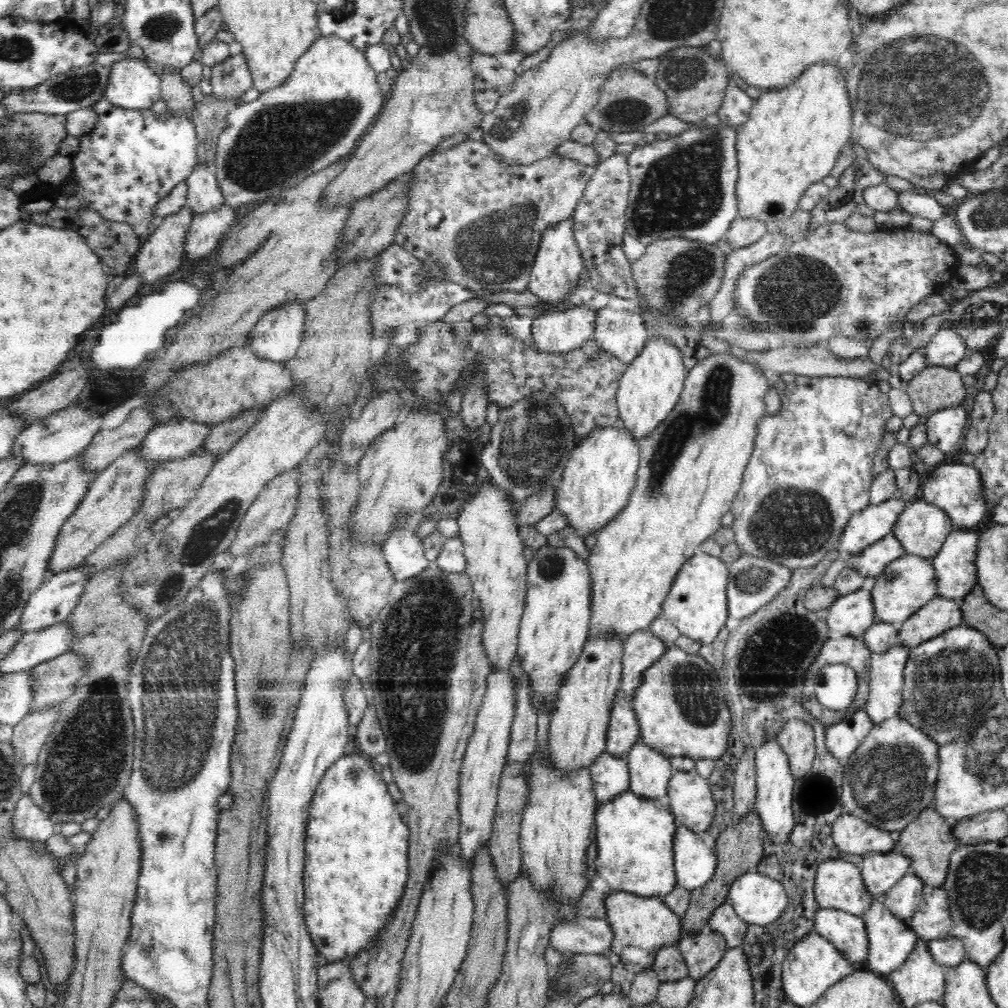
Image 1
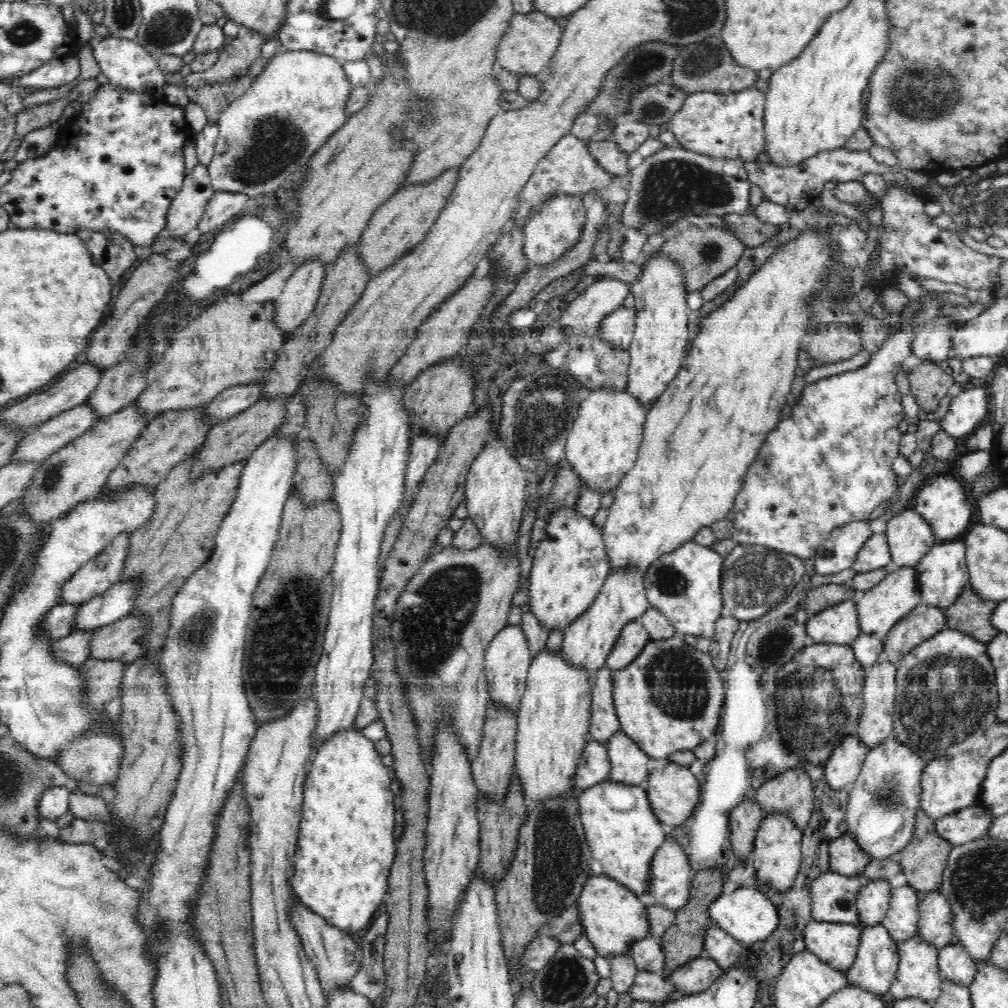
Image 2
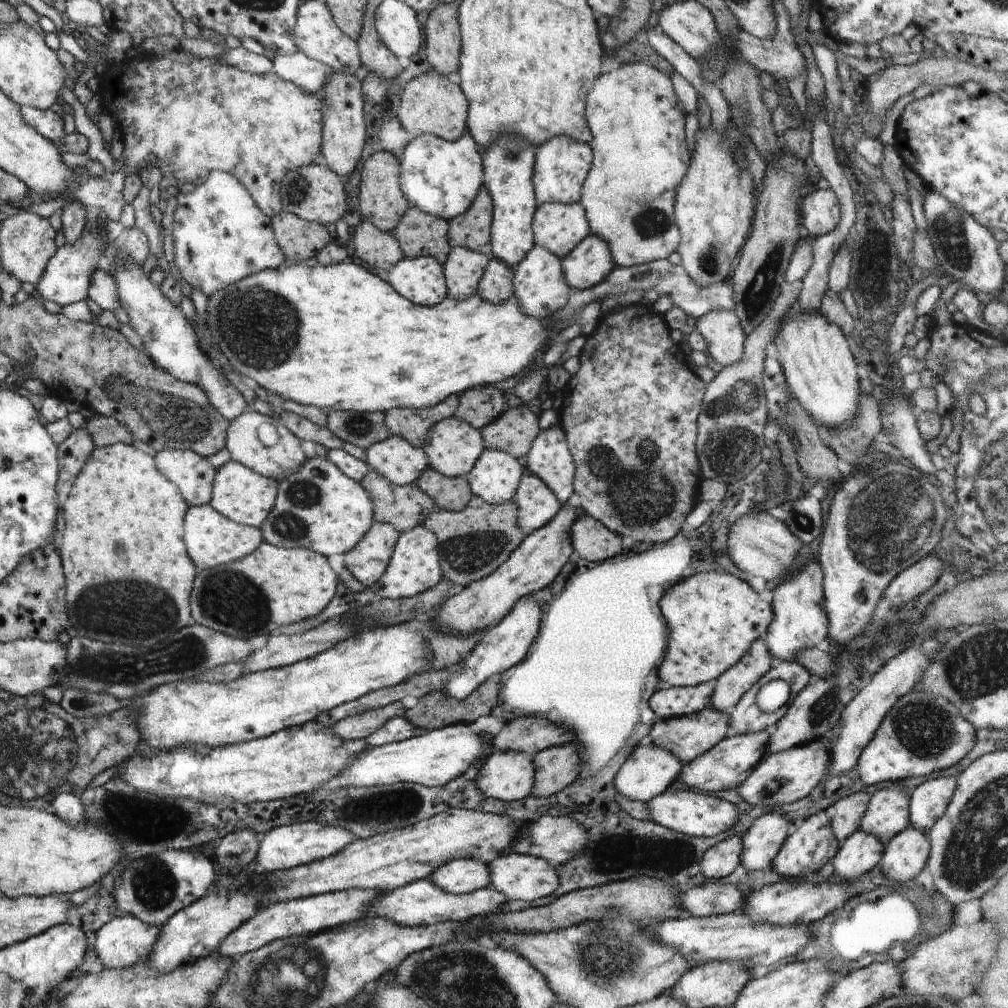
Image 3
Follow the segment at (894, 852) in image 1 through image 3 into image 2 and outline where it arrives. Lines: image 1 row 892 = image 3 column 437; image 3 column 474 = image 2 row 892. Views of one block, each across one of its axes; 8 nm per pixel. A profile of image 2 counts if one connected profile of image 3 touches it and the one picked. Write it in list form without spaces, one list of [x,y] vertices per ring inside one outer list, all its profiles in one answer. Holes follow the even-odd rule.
[[[884,879],[864,882],[857,898],[859,926],[876,926],[881,924],[889,909],[891,900],[890,883]]]

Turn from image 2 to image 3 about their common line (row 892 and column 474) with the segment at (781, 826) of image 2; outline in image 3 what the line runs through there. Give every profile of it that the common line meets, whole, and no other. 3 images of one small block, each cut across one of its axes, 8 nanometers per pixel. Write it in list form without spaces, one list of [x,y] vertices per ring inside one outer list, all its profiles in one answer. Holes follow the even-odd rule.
[[[494,751],[483,760],[474,780],[480,792],[501,801],[517,801],[531,794],[535,783],[532,756],[520,751]]]

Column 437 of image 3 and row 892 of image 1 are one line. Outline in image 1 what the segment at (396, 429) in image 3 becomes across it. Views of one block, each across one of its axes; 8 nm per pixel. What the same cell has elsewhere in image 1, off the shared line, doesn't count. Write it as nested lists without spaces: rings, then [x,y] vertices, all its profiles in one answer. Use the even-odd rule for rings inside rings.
[[[432,565],[410,580],[396,581],[389,592],[390,600],[369,629],[371,647],[367,657],[371,666],[369,676],[374,690],[374,704],[381,730],[387,740],[389,767],[407,806],[405,822],[408,826],[408,880],[404,894],[398,902],[396,914],[390,916],[388,926],[378,934],[378,940],[350,959],[354,982],[366,995],[391,997],[400,982],[400,971],[405,950],[412,934],[413,922],[418,910],[424,884],[440,858],[440,852],[448,852],[459,841],[460,811],[459,776],[468,741],[474,733],[477,714],[482,707],[491,672],[485,655],[481,630],[483,621],[472,617],[472,583],[465,572],[450,574]]]

